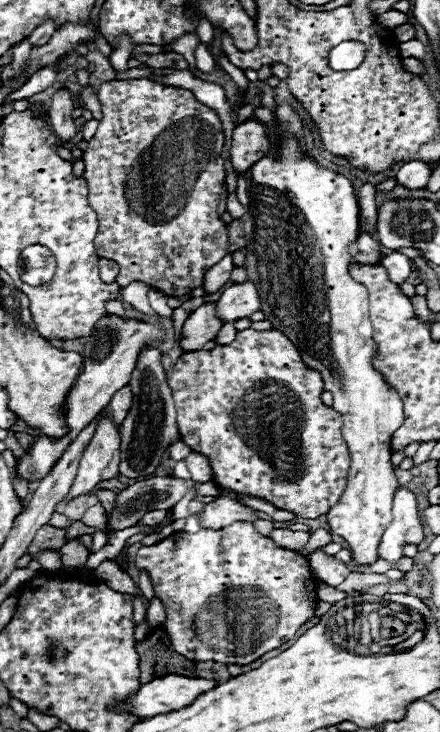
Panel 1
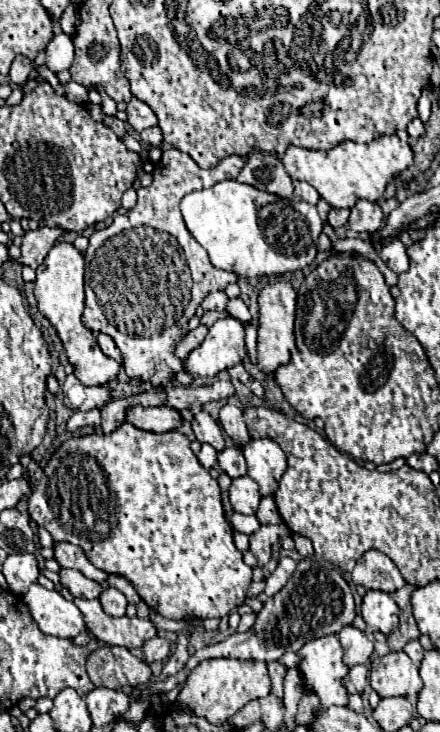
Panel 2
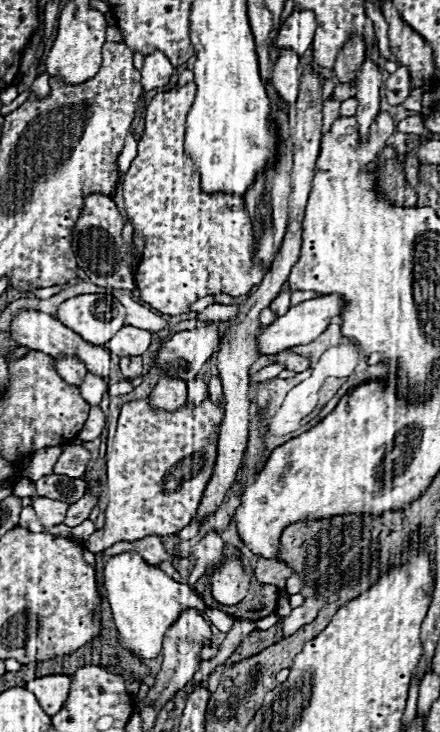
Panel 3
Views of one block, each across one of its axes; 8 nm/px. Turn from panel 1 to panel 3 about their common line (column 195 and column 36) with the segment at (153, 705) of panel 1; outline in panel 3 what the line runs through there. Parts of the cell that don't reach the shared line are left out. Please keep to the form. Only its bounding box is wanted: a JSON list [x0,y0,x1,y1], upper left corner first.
[26,674,70,716]

